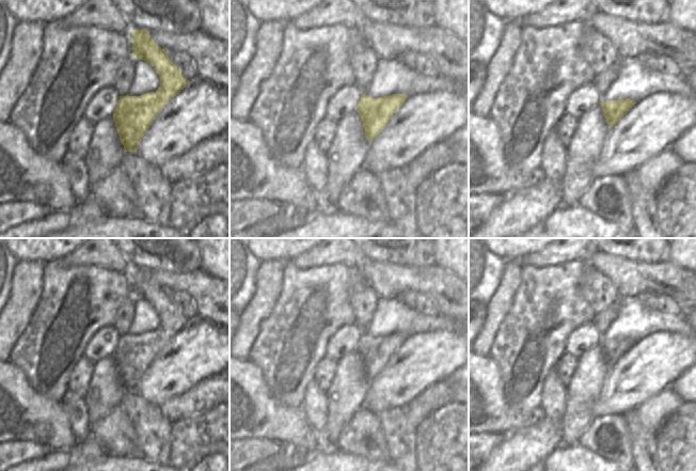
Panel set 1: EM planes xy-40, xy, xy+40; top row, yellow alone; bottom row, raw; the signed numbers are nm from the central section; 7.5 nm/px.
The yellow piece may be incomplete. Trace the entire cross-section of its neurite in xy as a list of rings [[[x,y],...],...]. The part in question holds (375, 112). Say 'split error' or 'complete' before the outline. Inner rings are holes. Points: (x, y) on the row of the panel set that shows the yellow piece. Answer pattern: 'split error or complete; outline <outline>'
complete; outline [[[365,93],[362,95],[357,112],[363,121],[365,138],[368,141],[373,141],[382,132],[407,97],[405,94],[392,94],[381,98],[373,98]]]

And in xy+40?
complete; outline [[[629,98],[624,100],[612,100],[605,103],[602,100],[600,104],[606,119],[608,128],[615,126],[636,104],[635,100]]]

